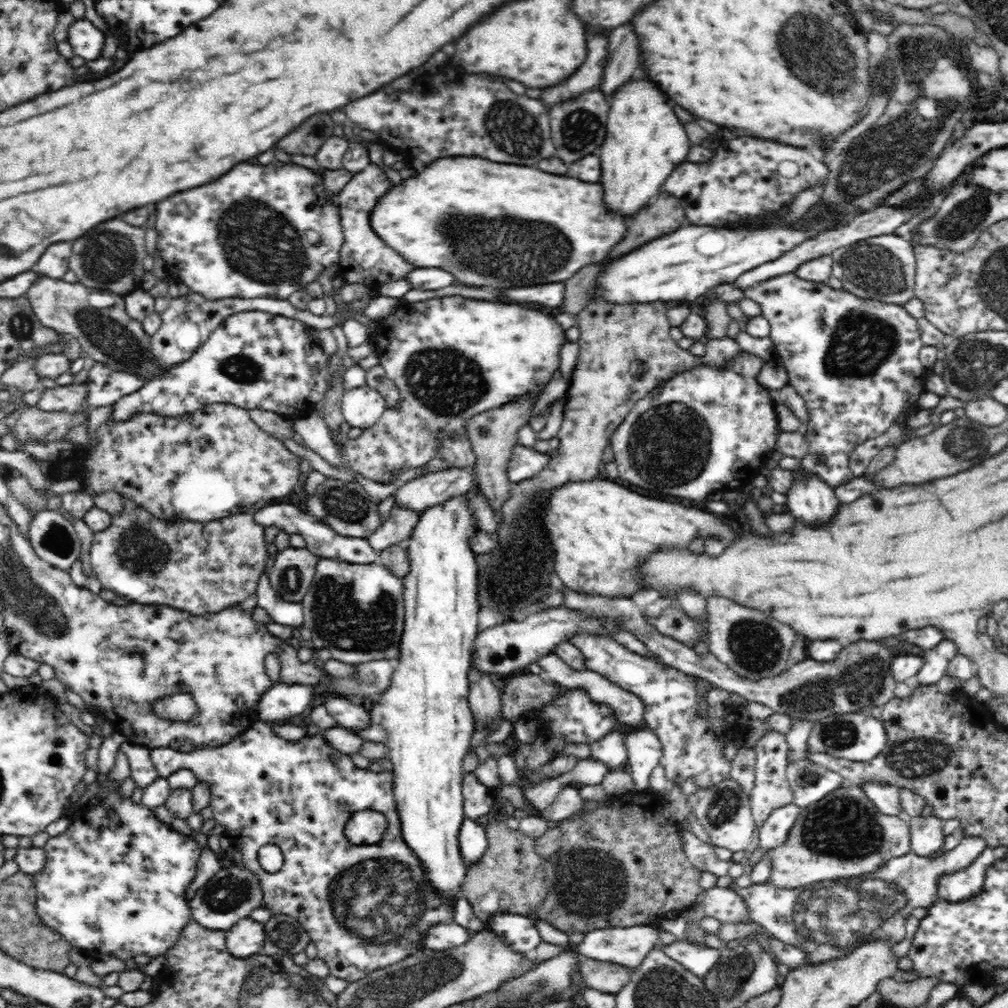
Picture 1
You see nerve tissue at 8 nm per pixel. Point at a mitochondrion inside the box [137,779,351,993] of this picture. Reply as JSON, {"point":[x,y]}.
{"point":[226,893]}

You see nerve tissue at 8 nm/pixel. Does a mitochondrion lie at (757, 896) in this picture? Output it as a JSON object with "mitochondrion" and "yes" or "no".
{"mitochondrion":"no"}

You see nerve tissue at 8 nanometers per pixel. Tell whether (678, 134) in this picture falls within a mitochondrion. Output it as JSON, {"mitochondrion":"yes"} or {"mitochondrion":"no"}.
{"mitochondrion":"no"}

